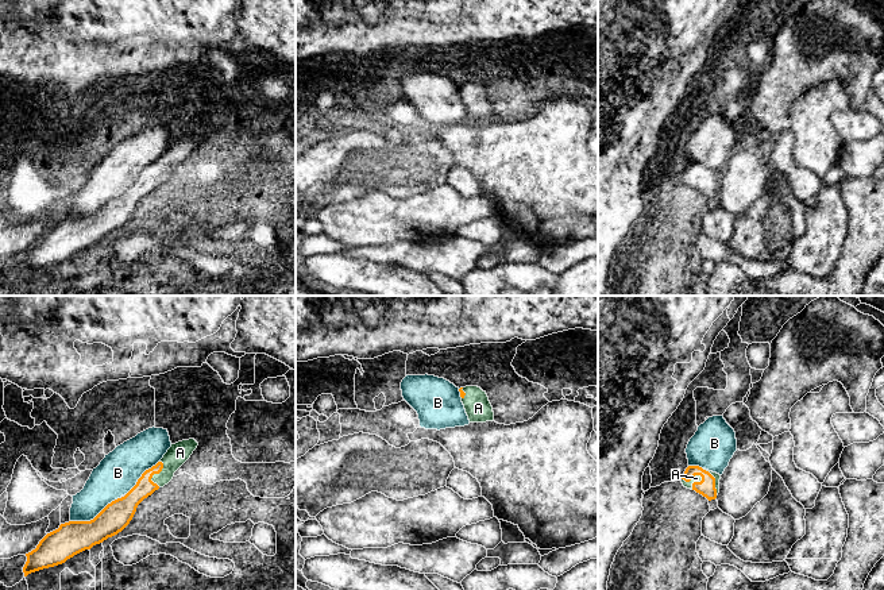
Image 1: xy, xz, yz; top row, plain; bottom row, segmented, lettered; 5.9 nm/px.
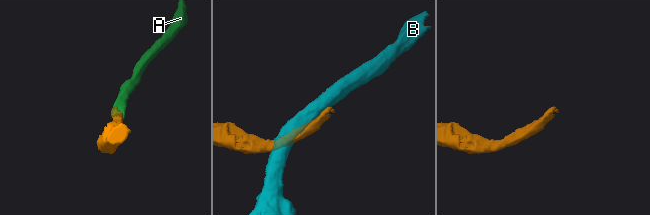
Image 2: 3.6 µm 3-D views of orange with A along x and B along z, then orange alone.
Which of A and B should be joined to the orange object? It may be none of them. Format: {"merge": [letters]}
{"merge": ["A"]}

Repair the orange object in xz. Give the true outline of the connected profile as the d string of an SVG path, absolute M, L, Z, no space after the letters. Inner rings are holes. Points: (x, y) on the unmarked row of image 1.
M478 84L460 85L459 89L470 120L486 120L494 117L493 104L486 89Z

